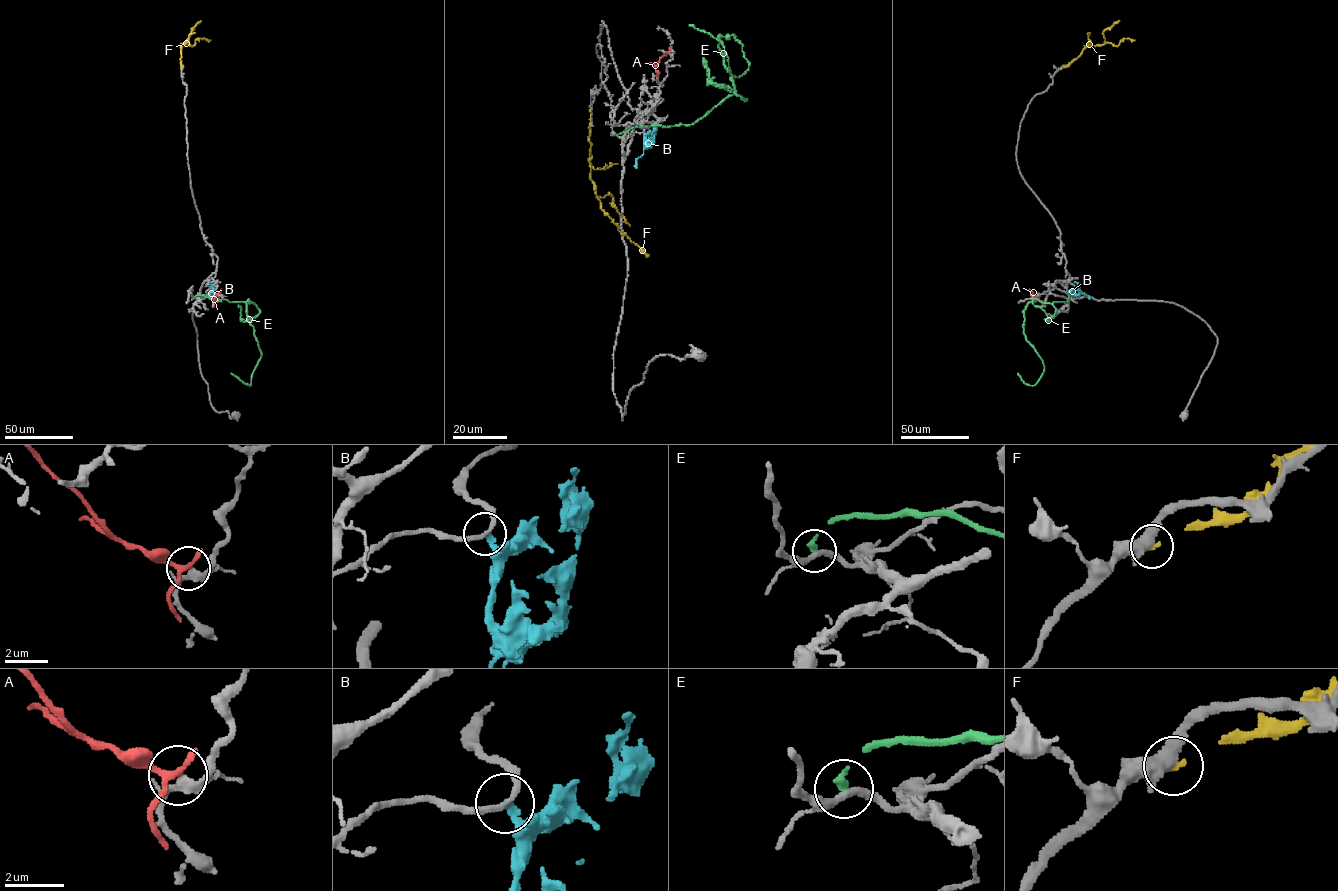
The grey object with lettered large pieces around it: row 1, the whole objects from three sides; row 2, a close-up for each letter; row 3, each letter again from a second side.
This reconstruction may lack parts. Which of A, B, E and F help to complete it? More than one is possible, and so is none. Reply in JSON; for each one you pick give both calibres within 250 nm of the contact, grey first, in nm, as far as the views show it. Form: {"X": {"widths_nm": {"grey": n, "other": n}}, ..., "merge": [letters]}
{"merge": []}

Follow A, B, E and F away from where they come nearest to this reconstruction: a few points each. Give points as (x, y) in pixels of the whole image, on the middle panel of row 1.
A: (658, 76), (656, 67), (669, 47)
B: (643, 132), (644, 143), (653, 144), (650, 148), (650, 136)
E: (616, 136), (691, 125), (735, 92), (719, 36), (742, 44), (748, 69), (735, 77), (723, 44), (689, 25)
F: (590, 111), (588, 158), (596, 196), (601, 209), (619, 226), (618, 229), (649, 255)

